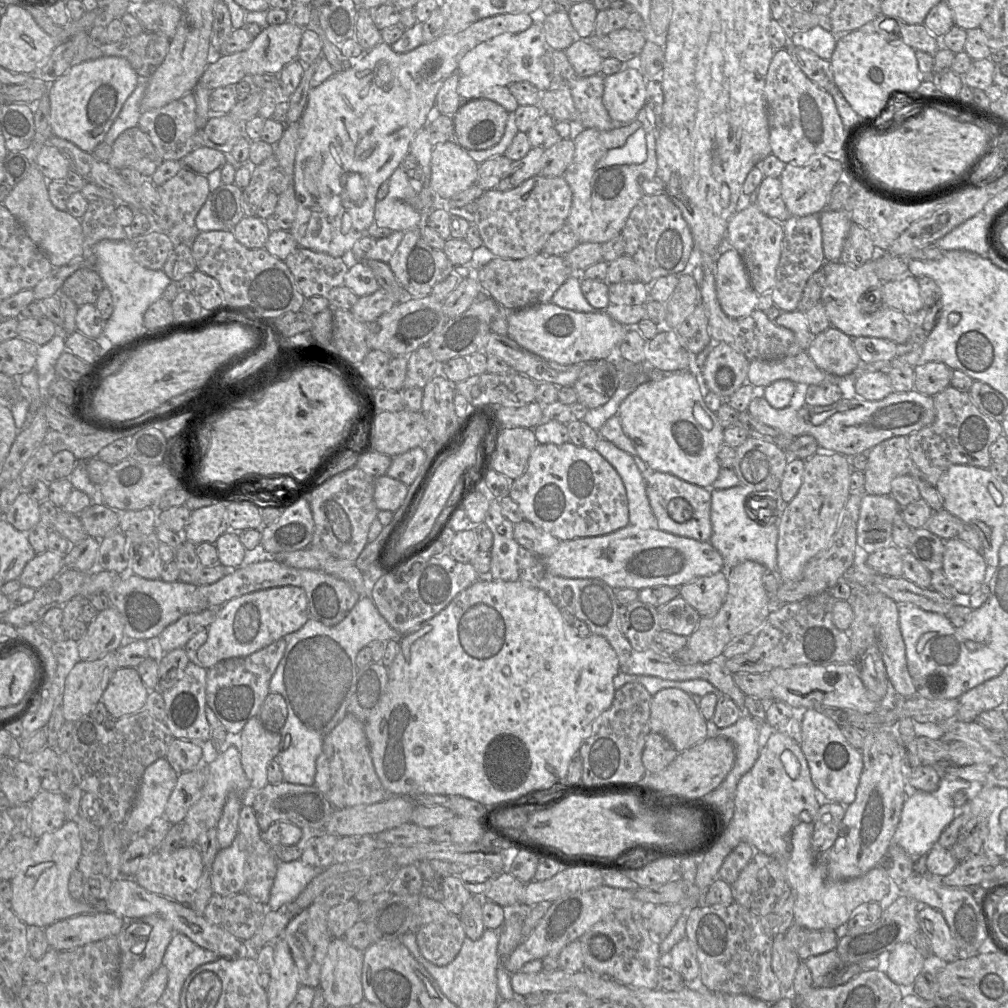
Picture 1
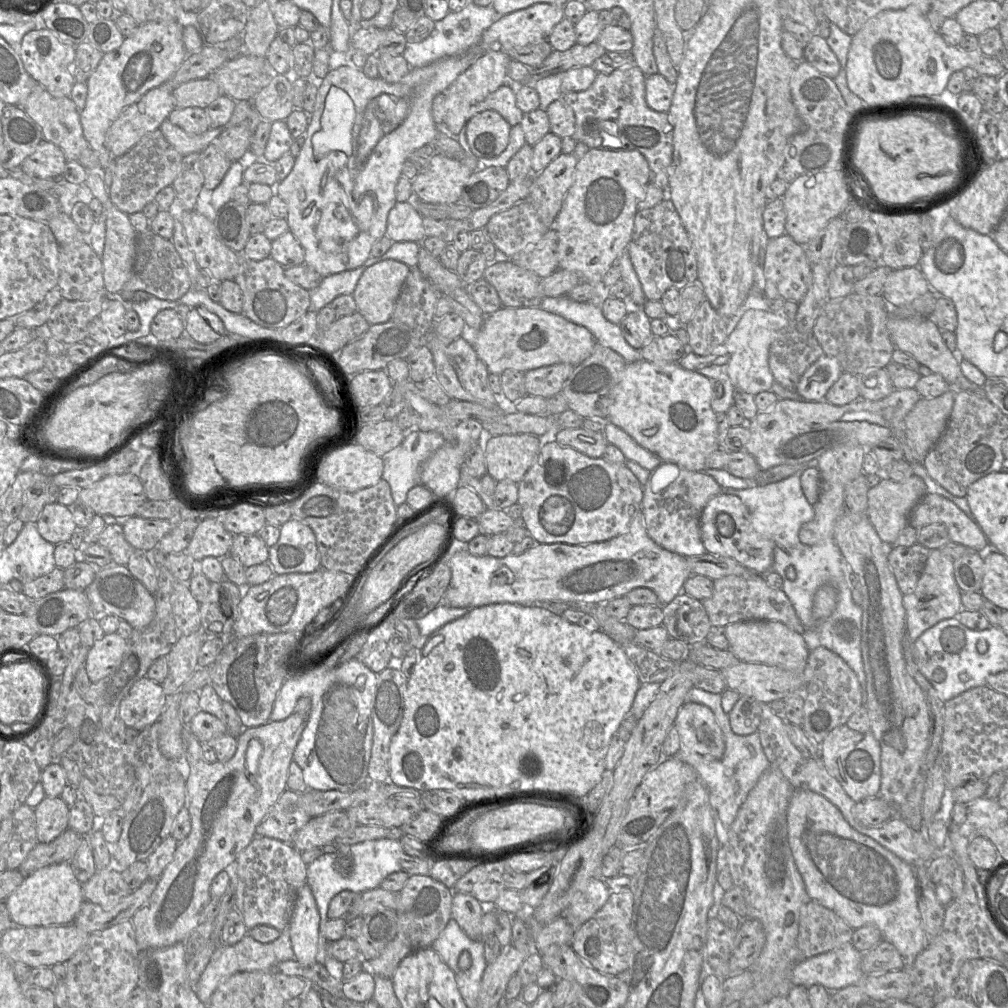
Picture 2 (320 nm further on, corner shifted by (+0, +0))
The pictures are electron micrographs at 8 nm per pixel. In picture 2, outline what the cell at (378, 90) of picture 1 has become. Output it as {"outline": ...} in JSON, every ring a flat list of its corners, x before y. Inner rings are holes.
{"outline":[[546,3,503,15,483,32,480,42,466,53,412,68,396,83,385,82,380,77,369,78,362,69,348,63,348,55,330,51,330,71,320,81,315,109,309,115,304,145,289,175,274,188,275,194,287,205,289,231,304,250,304,264,323,277,363,265,371,257,373,244,386,234,389,211,397,203,396,184,408,155,426,144,434,144,437,138,439,126,432,116,434,97,445,93,482,53,491,48,521,48,546,41,554,27,564,18,563,6]]}

